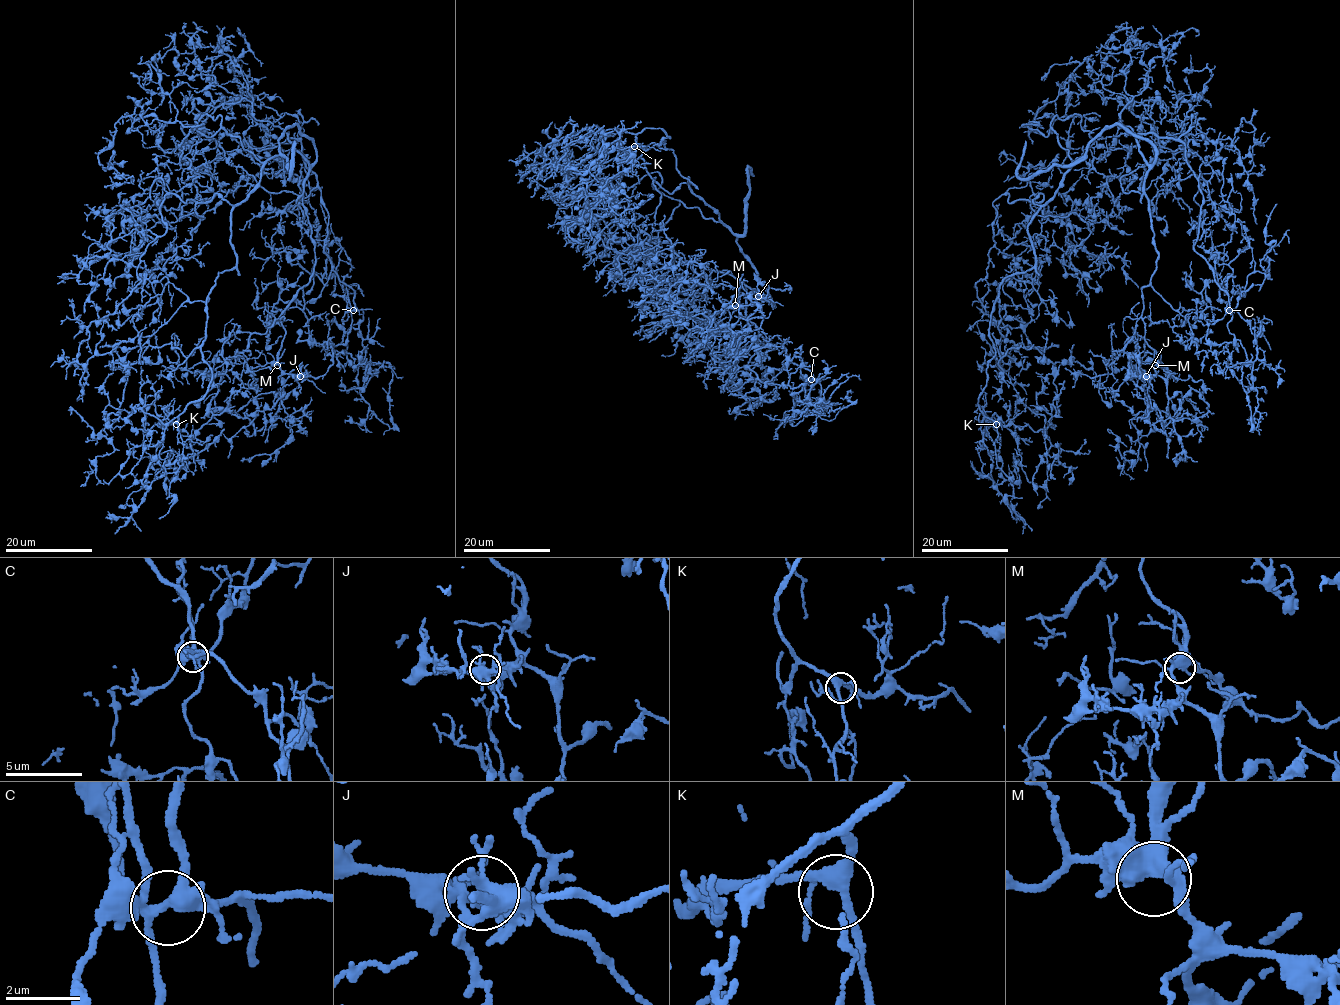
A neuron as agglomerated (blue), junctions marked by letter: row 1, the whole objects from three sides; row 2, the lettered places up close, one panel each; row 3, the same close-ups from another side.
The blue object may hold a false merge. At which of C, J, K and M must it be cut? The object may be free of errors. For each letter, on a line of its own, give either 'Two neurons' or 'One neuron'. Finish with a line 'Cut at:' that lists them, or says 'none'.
C: One neuron
J: One neuron
K: One neuron
M: One neuron
Cut at: none

